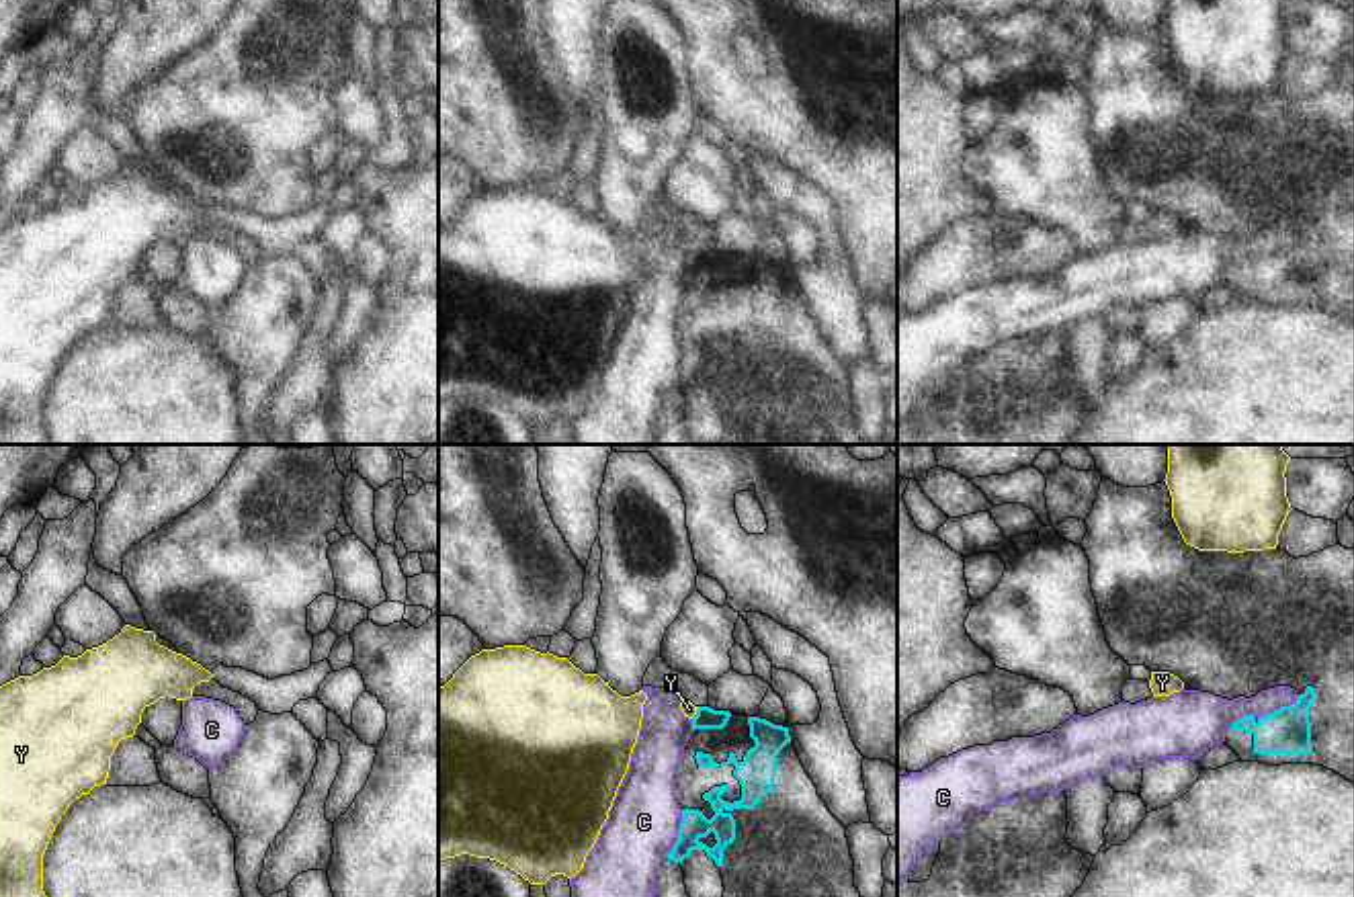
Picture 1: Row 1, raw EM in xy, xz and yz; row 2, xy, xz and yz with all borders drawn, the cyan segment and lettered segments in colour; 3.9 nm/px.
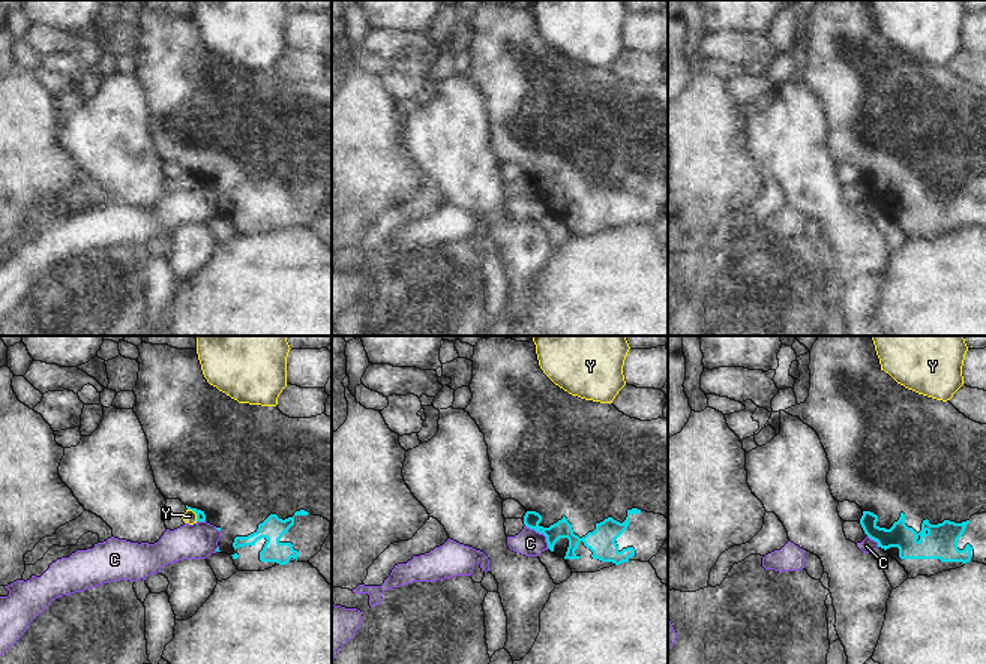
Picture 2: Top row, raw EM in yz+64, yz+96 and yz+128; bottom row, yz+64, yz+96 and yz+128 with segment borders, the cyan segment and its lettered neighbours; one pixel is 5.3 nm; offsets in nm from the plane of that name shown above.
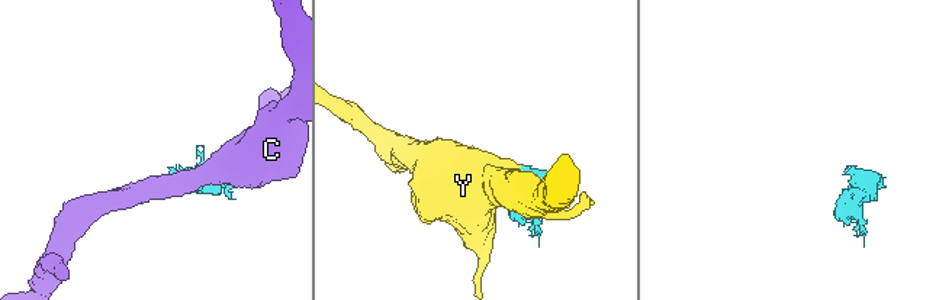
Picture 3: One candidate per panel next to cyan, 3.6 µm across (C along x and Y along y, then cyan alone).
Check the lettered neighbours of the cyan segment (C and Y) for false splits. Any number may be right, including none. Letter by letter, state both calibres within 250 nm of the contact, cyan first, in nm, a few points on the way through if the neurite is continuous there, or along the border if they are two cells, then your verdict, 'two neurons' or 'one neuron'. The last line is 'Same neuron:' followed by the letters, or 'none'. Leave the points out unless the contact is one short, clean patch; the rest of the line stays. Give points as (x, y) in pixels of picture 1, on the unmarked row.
C: calibres 100 and 280 nm; two neurons
Y: calibres 90 and 60 nm; border xz (699, 248), (691, 259); two neurons
Same neuron: none

